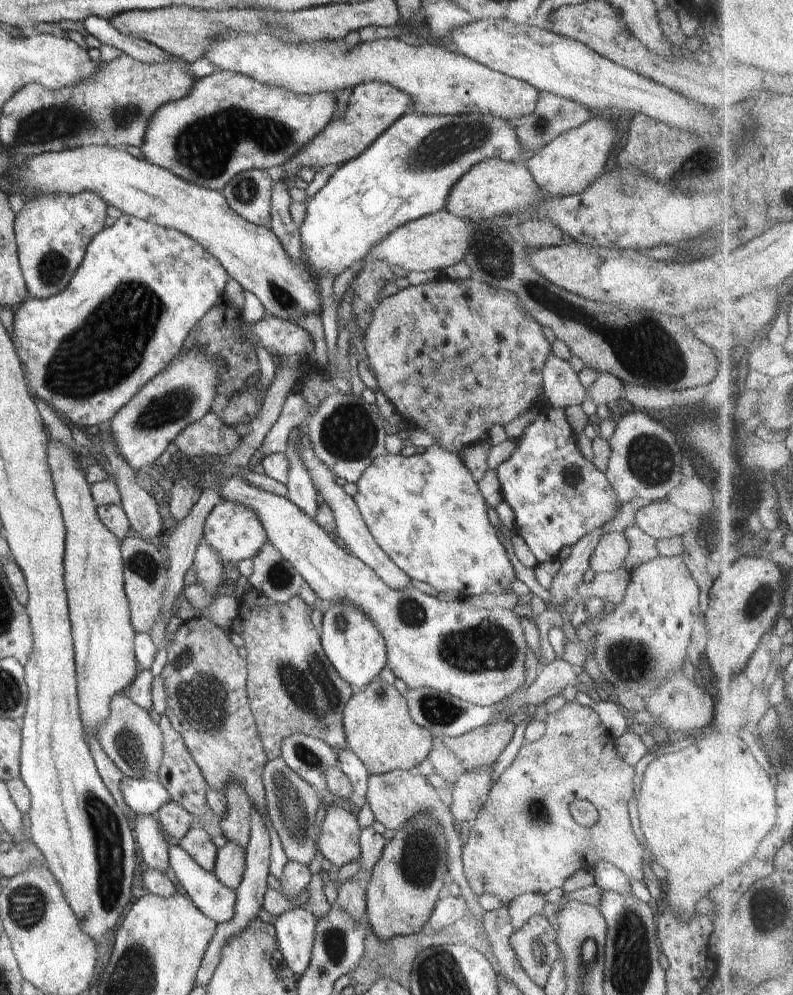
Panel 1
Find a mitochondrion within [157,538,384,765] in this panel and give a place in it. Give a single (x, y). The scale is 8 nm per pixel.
(310, 686)

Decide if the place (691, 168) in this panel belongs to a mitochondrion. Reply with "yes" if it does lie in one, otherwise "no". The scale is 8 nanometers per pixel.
yes

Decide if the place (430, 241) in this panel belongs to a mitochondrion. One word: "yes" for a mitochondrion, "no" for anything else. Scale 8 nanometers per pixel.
no

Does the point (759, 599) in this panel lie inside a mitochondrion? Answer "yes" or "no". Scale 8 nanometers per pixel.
yes

